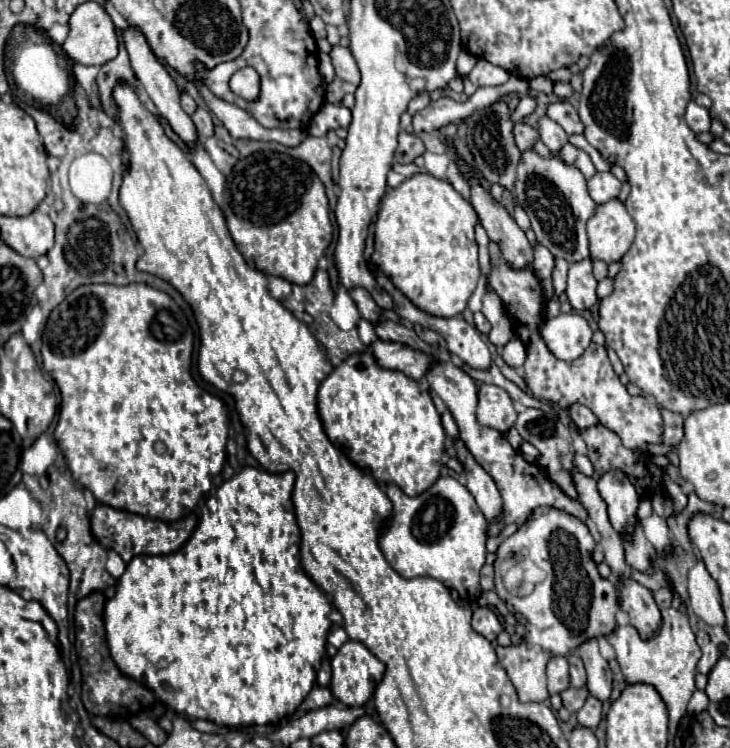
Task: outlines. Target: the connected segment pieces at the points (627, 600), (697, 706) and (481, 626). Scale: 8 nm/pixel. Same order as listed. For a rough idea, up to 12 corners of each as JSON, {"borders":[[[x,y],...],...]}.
{"borders":[[[633,579],[619,585],[621,609],[639,635],[655,635],[661,611]],[[695,691],[687,713],[697,715],[699,711],[707,709],[709,703],[703,691]],[[489,607],[473,611],[473,629],[487,641],[503,631]]]}

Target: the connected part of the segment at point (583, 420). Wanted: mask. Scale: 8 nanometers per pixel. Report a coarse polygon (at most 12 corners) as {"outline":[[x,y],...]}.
{"outline":[[579,403],[569,407],[573,423],[587,429],[597,423],[587,407]]}

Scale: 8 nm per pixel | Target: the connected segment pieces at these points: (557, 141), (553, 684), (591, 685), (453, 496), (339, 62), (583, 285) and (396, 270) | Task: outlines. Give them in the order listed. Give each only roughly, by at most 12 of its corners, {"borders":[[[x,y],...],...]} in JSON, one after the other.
{"borders":[[[553,119],[539,121],[541,141],[559,153],[567,133]],[[553,657],[547,663],[549,693],[569,687],[567,657]],[[597,641],[577,649],[587,669],[587,689],[607,701],[613,689],[609,663]],[[445,475],[417,497],[387,485],[379,543],[405,579],[479,599],[487,519]],[[333,45],[331,61],[343,93],[359,85],[359,69],[347,47]],[[591,261],[569,267],[567,299],[575,311],[597,303]],[[429,173],[383,195],[371,261],[421,311],[461,315],[475,209]]]}

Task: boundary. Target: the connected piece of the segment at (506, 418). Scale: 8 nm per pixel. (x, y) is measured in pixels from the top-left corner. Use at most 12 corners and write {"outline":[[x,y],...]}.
{"outline":[[479,385],[477,421],[507,433],[517,411],[507,391]]}

